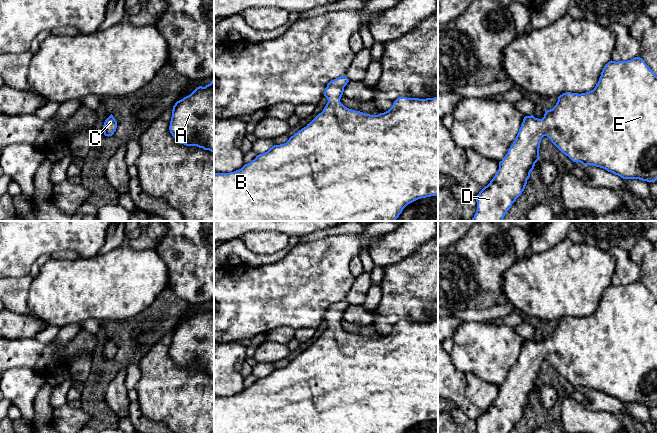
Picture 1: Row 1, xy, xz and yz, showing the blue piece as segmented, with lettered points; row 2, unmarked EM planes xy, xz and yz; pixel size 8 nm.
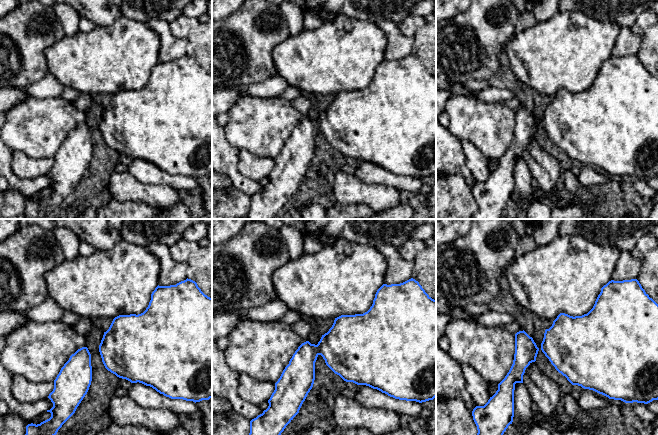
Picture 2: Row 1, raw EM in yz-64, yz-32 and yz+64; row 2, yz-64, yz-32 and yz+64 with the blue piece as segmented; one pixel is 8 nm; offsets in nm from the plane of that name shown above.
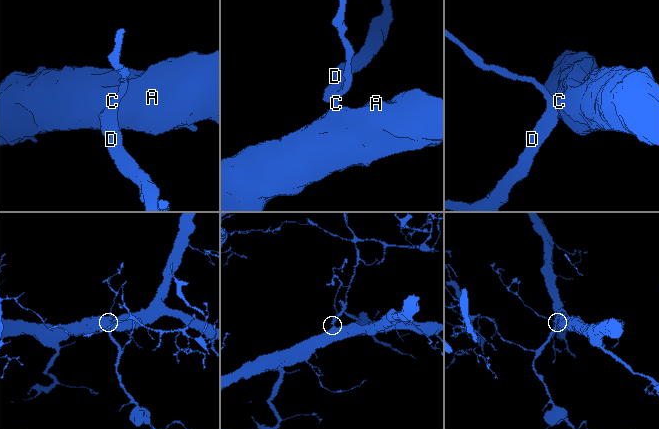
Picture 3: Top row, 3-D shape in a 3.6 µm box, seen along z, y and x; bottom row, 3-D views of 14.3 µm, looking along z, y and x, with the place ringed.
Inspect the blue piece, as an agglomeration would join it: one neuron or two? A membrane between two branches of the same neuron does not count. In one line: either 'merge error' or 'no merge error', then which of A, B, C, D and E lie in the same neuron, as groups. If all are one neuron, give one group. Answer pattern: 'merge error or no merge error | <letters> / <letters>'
no merge error | A B C D E

